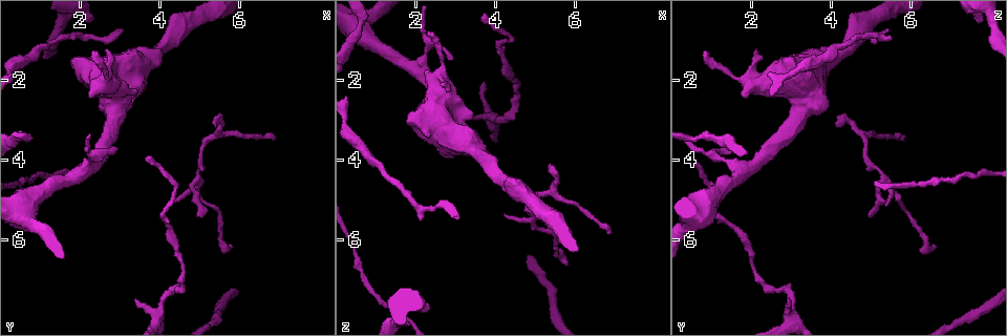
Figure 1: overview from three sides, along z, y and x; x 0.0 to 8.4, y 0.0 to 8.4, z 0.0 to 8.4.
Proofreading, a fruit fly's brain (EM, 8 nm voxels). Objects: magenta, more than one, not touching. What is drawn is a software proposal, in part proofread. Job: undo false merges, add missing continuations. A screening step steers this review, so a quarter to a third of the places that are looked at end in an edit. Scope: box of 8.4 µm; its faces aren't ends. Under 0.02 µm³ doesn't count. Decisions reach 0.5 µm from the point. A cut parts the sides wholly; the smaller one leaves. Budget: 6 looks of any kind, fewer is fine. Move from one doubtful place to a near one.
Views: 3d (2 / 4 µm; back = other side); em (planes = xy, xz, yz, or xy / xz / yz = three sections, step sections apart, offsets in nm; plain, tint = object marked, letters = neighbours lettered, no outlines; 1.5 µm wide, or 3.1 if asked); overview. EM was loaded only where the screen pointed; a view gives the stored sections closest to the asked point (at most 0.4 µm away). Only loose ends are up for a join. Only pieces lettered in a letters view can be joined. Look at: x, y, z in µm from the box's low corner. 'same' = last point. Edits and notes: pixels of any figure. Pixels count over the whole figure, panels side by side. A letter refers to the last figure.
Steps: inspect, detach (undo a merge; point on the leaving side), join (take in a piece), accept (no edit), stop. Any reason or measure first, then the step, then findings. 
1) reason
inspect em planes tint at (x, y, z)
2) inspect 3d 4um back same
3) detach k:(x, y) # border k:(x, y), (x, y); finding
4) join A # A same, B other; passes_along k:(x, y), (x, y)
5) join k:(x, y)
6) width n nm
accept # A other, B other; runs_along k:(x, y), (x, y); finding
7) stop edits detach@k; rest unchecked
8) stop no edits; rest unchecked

inspect em xz step 8 letters at (6.85, 3.50, 5.80)

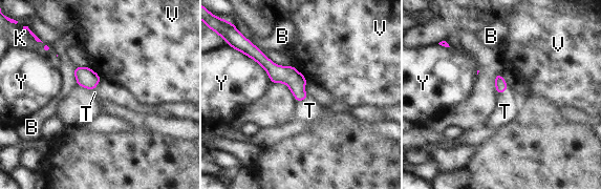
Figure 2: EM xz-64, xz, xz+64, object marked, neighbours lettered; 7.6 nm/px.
join T # B other, K other, T same, V other, Y other; passes_along 2:(288, 75), (297, 101), (309, 110); the neuron continues

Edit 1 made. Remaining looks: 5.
inspect em xz step 4 letters at (3.10, 0.80, 5.45)

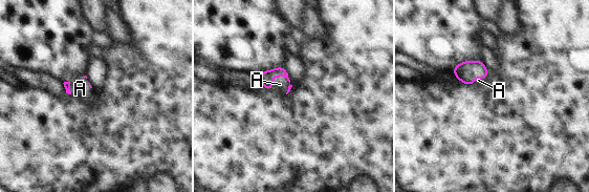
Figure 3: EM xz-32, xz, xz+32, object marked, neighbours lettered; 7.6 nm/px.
inspect em planes letters same

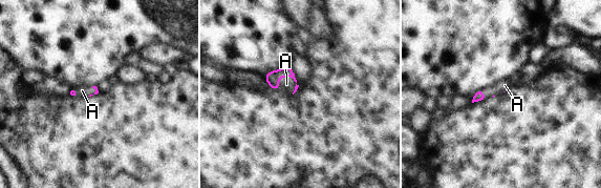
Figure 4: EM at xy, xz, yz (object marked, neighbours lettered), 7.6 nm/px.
join A # A same; it goes on there

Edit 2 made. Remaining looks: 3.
inspect overview

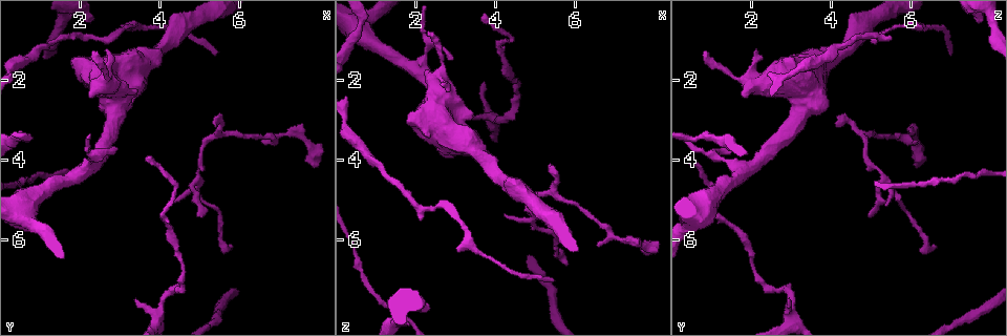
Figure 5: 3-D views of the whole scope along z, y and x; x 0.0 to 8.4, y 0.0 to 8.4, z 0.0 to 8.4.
tapers out
inspect 3d 4um at (5.35, 3.15, 4.10)

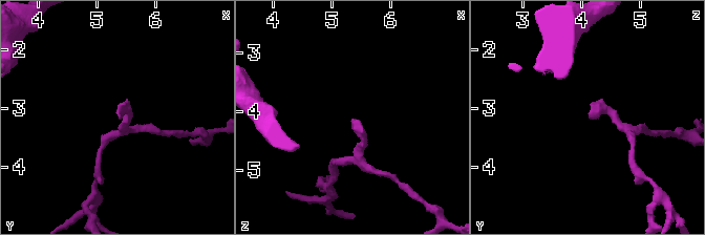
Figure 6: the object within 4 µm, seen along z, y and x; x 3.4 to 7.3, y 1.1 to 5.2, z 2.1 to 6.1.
inspect em planes letters at (5.40, 3.05, 4.10)

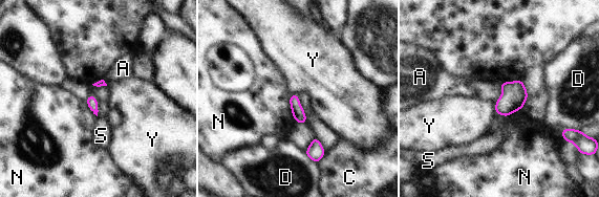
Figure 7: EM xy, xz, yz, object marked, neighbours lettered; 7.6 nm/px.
accept # A other, C other, D other, N other, S other, Y other; border 7:(494, 105), (496, 113); no lettered piece goes on from it

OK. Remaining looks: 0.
stop edits join@2, join@4; rest unchecked

